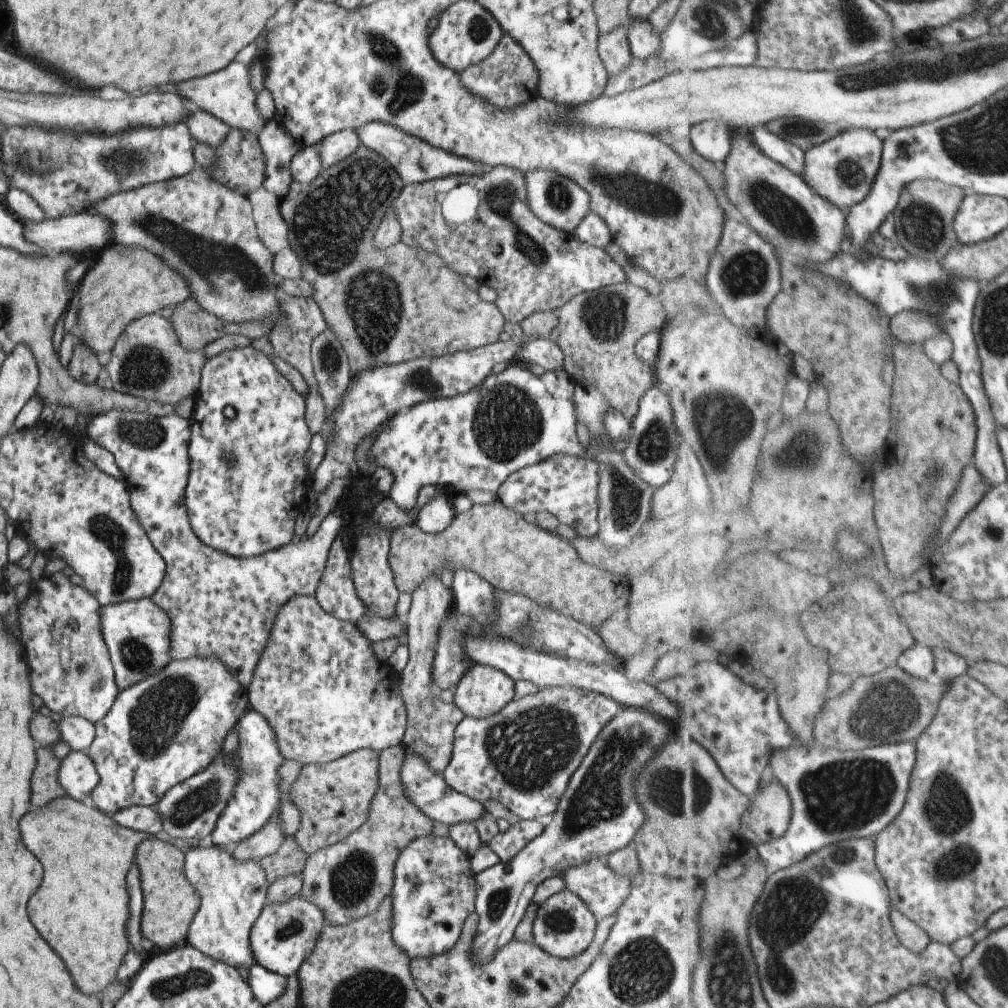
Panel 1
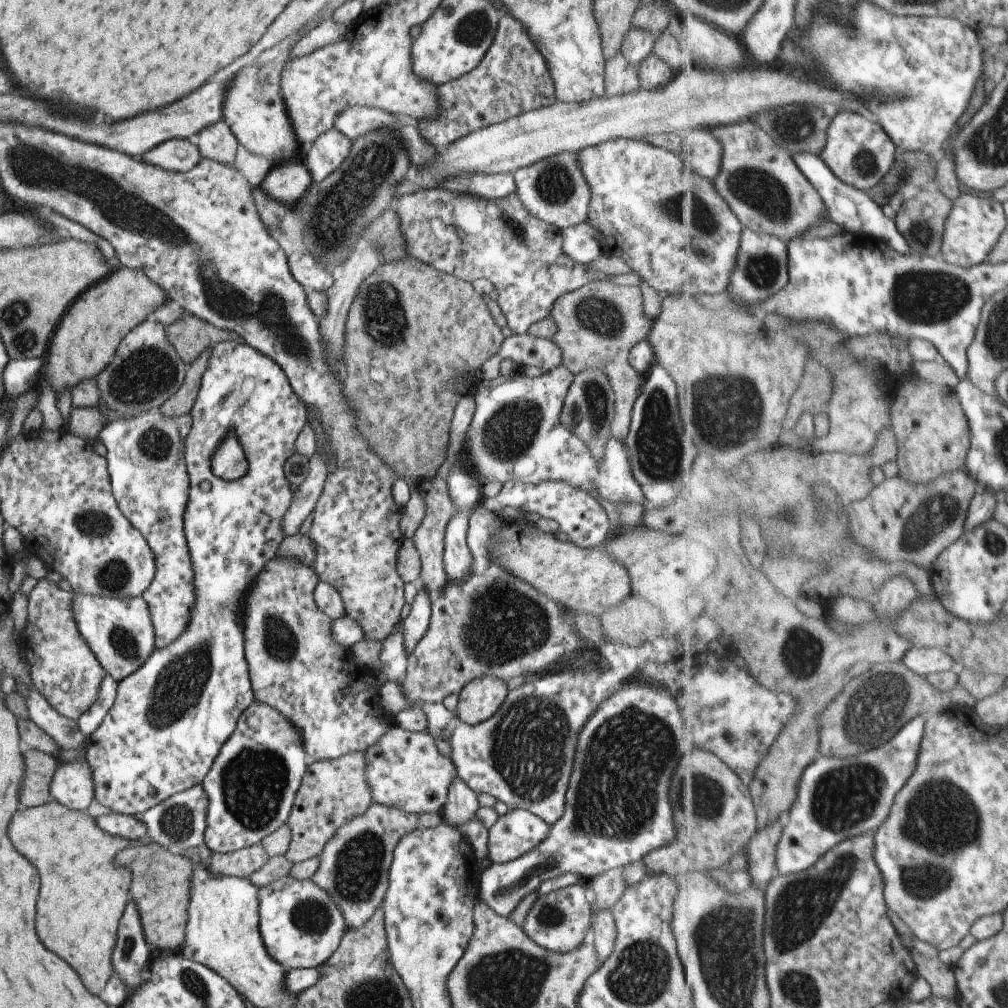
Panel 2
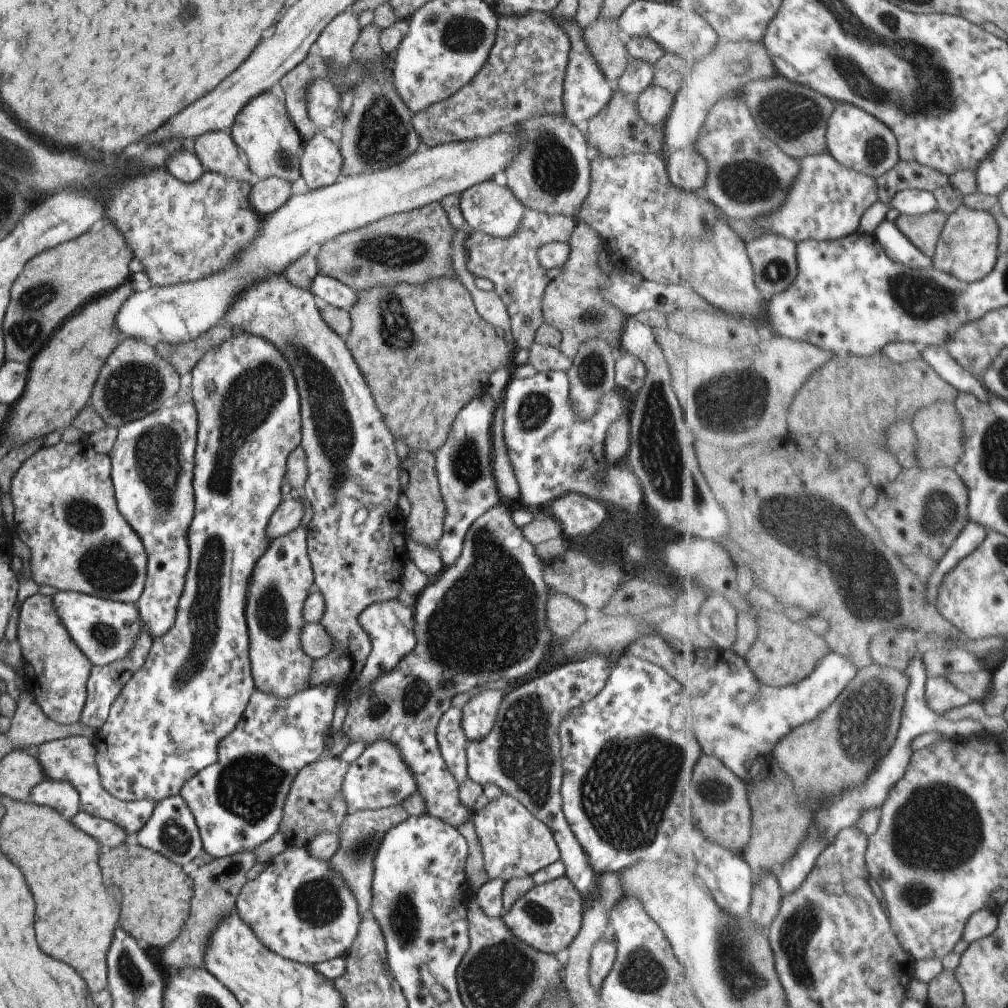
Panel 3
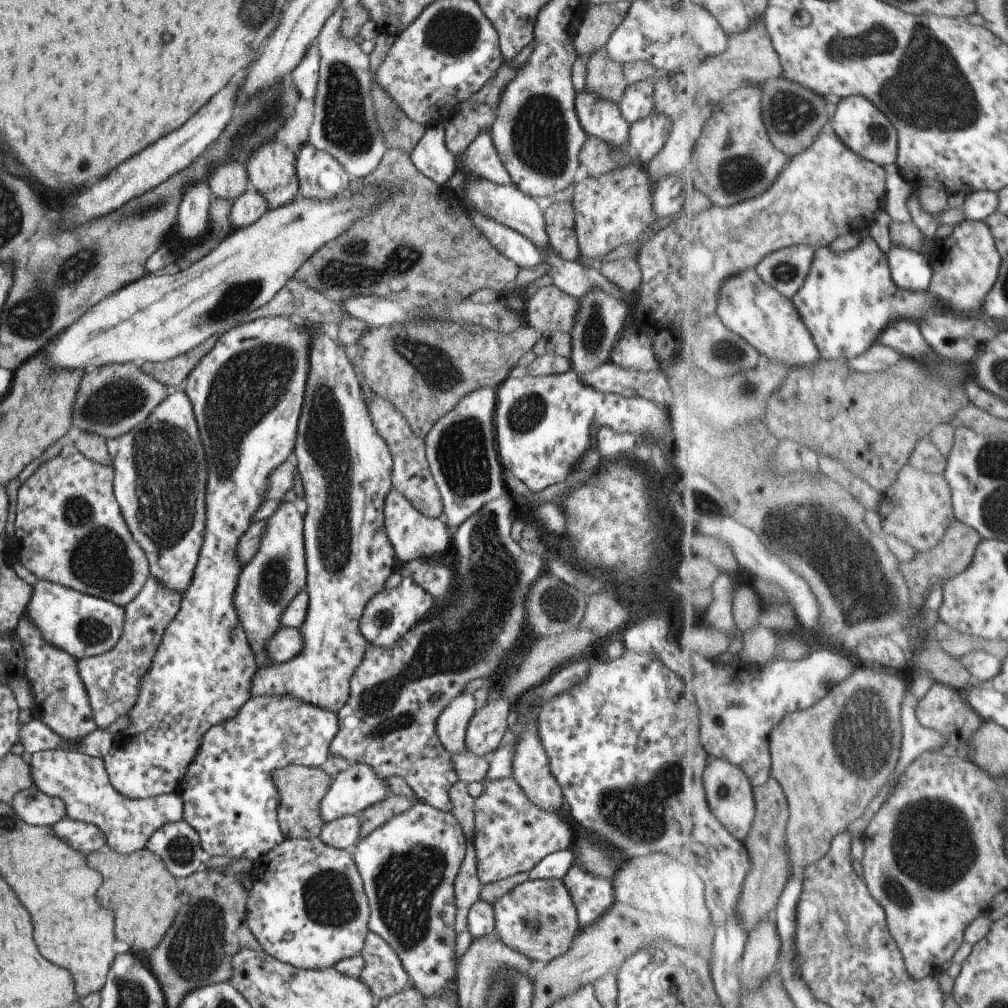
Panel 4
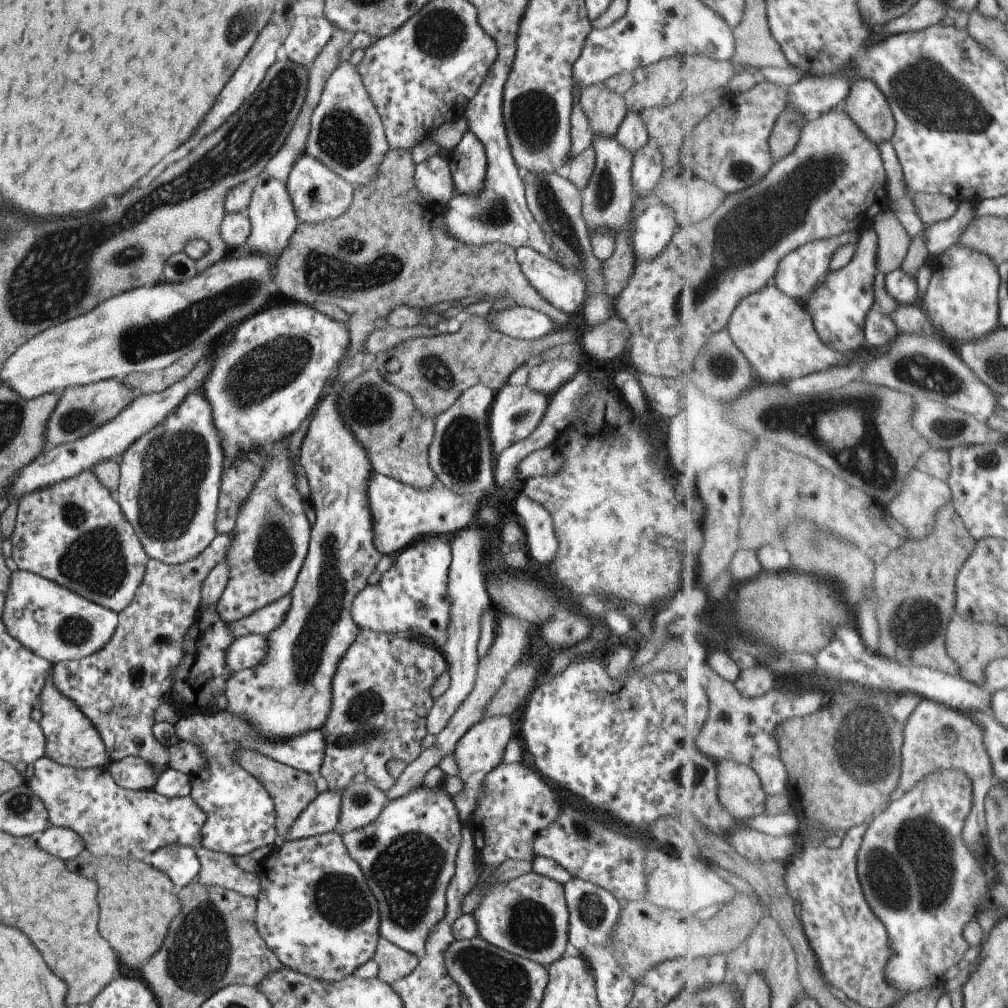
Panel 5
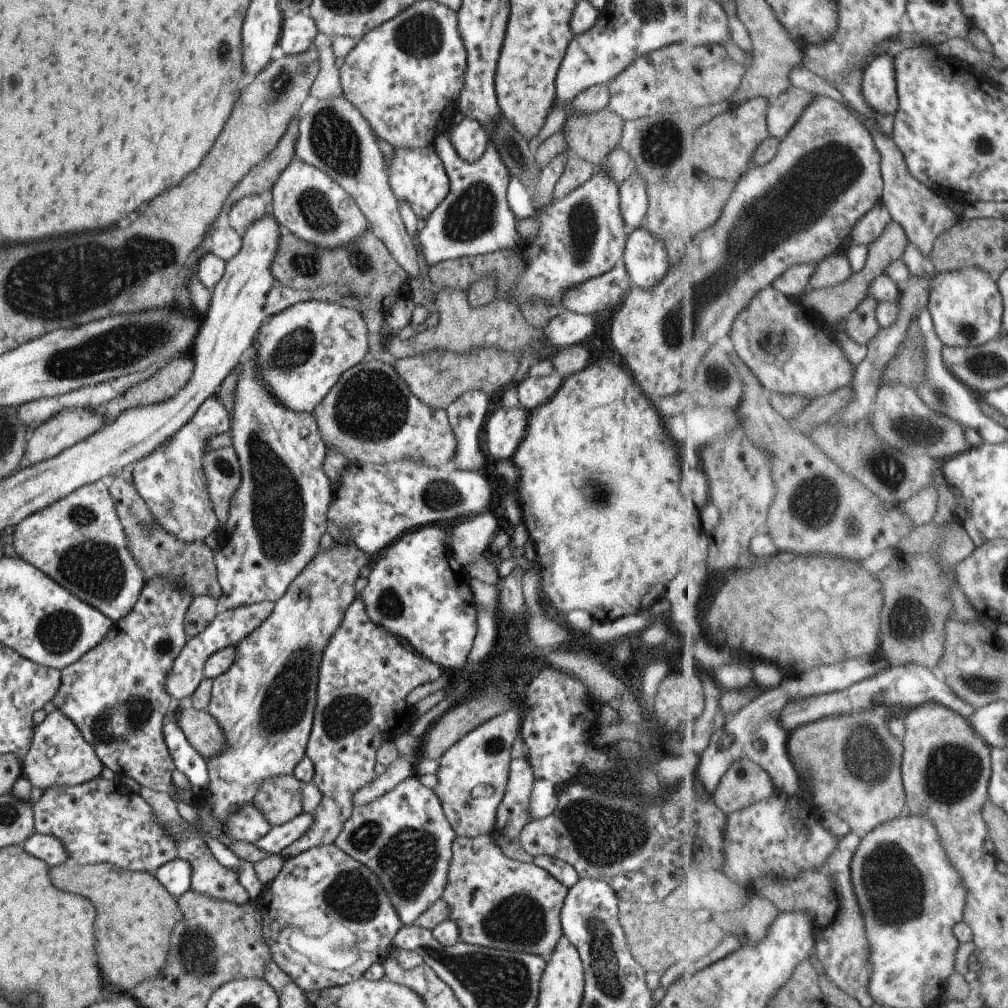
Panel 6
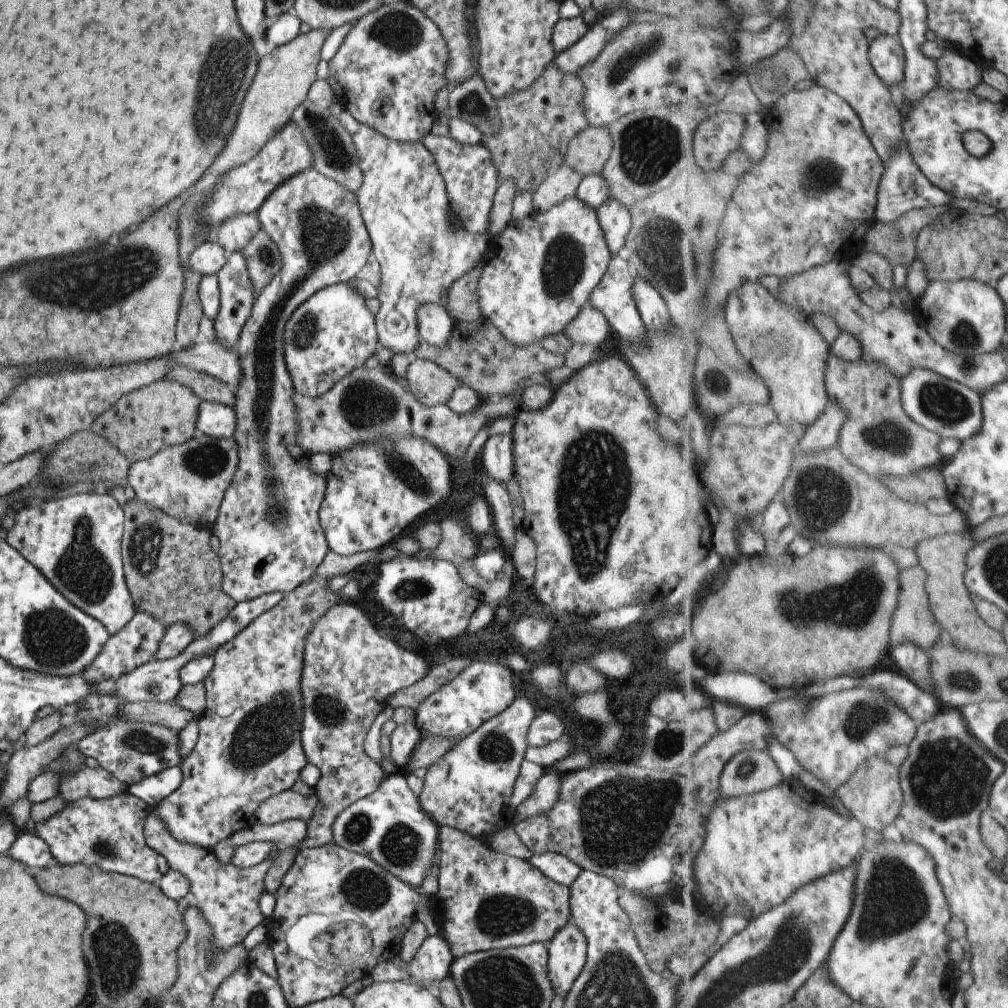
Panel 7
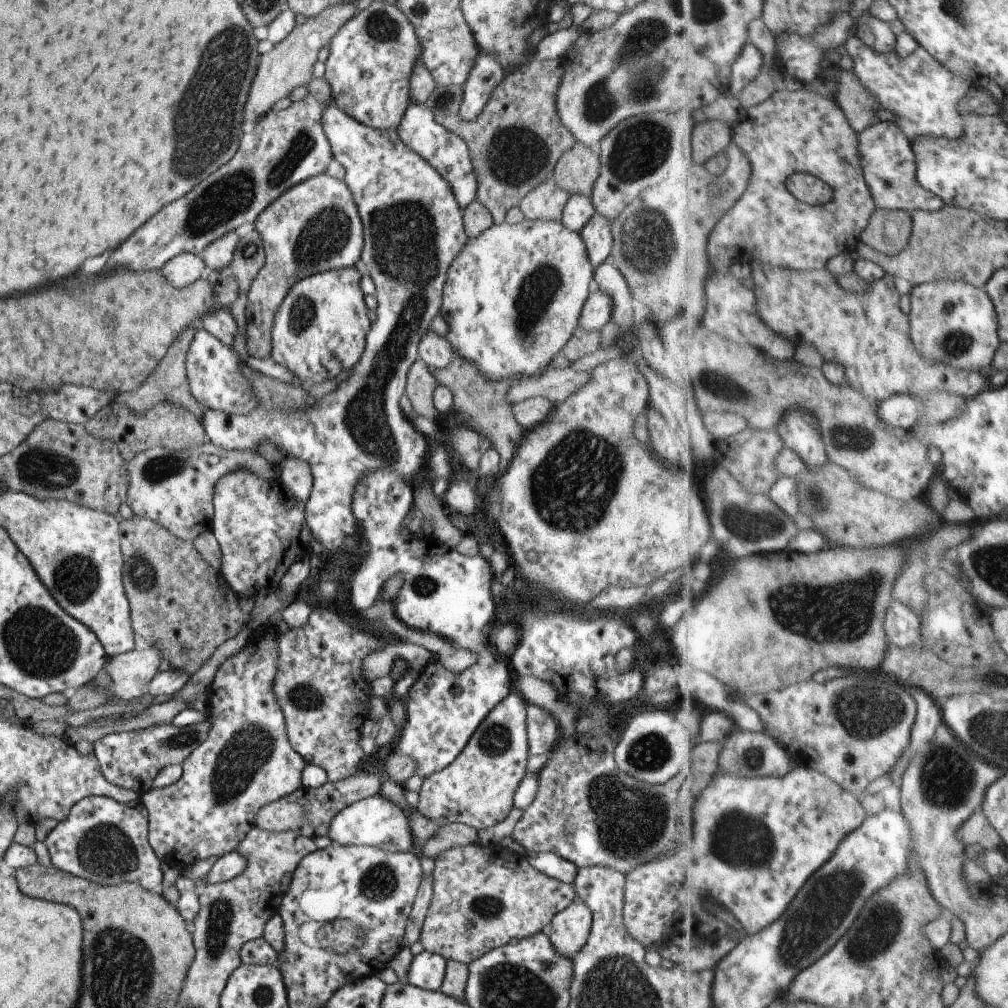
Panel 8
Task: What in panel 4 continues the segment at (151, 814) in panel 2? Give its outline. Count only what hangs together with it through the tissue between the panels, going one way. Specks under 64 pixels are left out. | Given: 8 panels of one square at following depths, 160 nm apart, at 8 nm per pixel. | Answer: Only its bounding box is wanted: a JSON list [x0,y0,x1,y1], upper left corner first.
[146,820,204,882]

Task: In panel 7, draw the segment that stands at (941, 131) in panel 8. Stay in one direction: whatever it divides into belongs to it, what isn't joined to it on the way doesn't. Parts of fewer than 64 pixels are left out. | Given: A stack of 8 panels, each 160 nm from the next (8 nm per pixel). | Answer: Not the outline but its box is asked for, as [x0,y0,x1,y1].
[937,49,983,91]

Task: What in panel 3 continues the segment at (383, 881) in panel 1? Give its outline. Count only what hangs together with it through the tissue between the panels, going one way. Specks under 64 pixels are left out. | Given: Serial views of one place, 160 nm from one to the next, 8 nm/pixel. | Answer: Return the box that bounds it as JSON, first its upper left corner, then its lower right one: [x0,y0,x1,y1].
[328,805,407,920]

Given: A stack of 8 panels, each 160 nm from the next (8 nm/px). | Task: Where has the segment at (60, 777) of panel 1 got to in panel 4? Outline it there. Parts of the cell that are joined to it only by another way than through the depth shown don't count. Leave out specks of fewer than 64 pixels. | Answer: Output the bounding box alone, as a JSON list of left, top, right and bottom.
[12,785,65,826]

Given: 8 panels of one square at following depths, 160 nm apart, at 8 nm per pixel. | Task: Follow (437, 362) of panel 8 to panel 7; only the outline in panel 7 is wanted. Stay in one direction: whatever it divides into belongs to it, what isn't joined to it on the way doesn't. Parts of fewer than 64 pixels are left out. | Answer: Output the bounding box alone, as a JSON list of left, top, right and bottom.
[417,302,452,348]

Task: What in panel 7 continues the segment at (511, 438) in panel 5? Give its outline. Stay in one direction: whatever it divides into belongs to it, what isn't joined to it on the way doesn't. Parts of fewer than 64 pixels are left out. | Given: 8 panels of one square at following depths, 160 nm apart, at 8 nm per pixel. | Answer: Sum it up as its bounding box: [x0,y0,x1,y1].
[481,434,512,479]

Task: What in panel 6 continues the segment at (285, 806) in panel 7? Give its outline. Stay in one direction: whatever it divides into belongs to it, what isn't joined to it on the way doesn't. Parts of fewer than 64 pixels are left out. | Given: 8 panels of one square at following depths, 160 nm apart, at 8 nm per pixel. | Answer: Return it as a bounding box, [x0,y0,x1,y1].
[253,774,302,826]

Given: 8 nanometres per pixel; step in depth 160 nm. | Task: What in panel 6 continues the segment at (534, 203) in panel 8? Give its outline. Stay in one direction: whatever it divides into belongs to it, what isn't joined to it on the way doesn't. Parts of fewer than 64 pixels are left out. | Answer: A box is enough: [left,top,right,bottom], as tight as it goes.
[552,156,595,200]

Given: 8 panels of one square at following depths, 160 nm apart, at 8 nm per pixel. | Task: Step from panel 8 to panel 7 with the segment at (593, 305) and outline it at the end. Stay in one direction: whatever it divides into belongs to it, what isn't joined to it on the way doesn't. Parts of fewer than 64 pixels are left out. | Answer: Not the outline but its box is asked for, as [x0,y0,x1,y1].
[562,302,609,348]

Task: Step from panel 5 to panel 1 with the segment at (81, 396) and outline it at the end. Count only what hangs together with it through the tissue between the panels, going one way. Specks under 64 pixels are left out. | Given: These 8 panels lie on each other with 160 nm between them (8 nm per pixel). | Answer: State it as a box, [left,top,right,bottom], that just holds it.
[105,313,205,407]

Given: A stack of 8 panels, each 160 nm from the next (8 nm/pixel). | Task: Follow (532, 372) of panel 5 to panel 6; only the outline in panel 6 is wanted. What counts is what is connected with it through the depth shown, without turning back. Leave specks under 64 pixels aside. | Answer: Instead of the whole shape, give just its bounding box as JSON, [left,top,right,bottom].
[517,373,562,411]

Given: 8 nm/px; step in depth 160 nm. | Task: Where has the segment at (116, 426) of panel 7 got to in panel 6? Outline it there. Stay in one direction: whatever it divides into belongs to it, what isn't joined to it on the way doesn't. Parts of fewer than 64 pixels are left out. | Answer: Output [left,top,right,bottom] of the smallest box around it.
[99,353,193,425]

